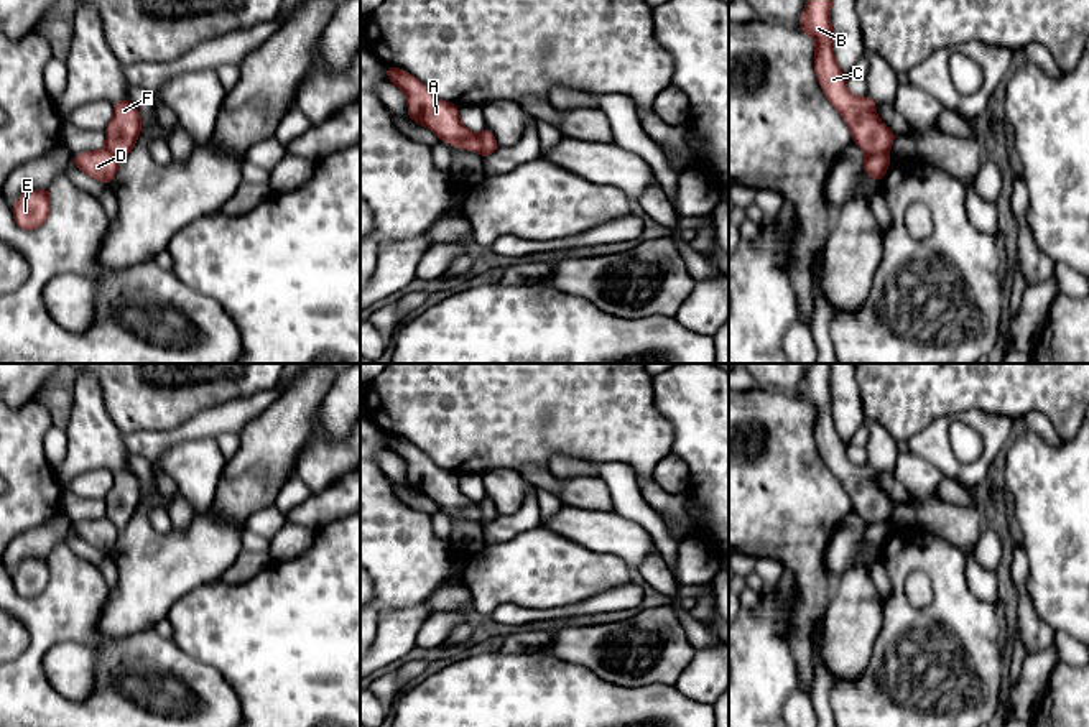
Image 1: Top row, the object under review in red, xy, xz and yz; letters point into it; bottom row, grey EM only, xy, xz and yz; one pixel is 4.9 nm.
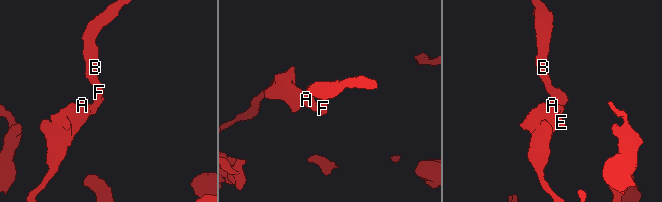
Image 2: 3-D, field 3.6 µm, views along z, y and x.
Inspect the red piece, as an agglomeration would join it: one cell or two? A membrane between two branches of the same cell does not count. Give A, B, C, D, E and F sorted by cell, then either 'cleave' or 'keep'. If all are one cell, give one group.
groups A D E / B C F; cleave

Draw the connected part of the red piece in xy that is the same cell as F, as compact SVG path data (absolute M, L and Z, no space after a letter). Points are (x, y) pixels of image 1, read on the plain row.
M130 469L112 472L114 484L105 497L105 516L118 528L125 528L135 515L141 500L141 487L138 477Z

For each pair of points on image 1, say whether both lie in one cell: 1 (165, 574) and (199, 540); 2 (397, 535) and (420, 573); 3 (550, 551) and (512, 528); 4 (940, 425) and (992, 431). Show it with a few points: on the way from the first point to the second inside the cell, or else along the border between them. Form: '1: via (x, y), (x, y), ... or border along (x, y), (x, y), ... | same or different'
1: via (173, 566), (191, 548) | same
2: via (397, 545), (410, 563) | same
3: border along (540, 523), (507, 540), (487, 545) | different
4: via (940, 449), (958, 467), (976, 467), (987, 456) | same

